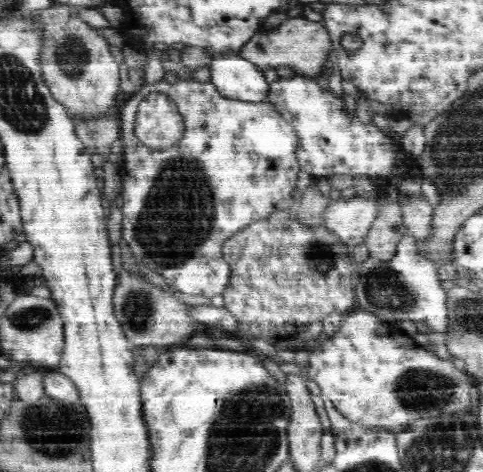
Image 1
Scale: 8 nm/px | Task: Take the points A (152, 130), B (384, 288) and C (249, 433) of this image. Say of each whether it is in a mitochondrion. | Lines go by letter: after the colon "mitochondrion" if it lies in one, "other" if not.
A: other
B: mitochondrion
C: mitochondrion

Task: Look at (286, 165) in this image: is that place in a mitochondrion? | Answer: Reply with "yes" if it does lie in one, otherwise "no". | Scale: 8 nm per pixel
no

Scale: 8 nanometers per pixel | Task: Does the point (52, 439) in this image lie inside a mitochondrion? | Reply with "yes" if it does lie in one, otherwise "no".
yes

